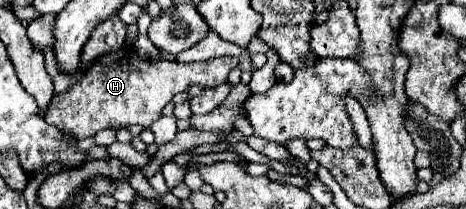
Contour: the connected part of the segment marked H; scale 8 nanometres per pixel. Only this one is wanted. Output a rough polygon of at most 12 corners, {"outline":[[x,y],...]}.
{"outline":[[99,56],[53,96],[49,124],[79,136],[149,128],[175,94],[225,84],[239,60]]}

